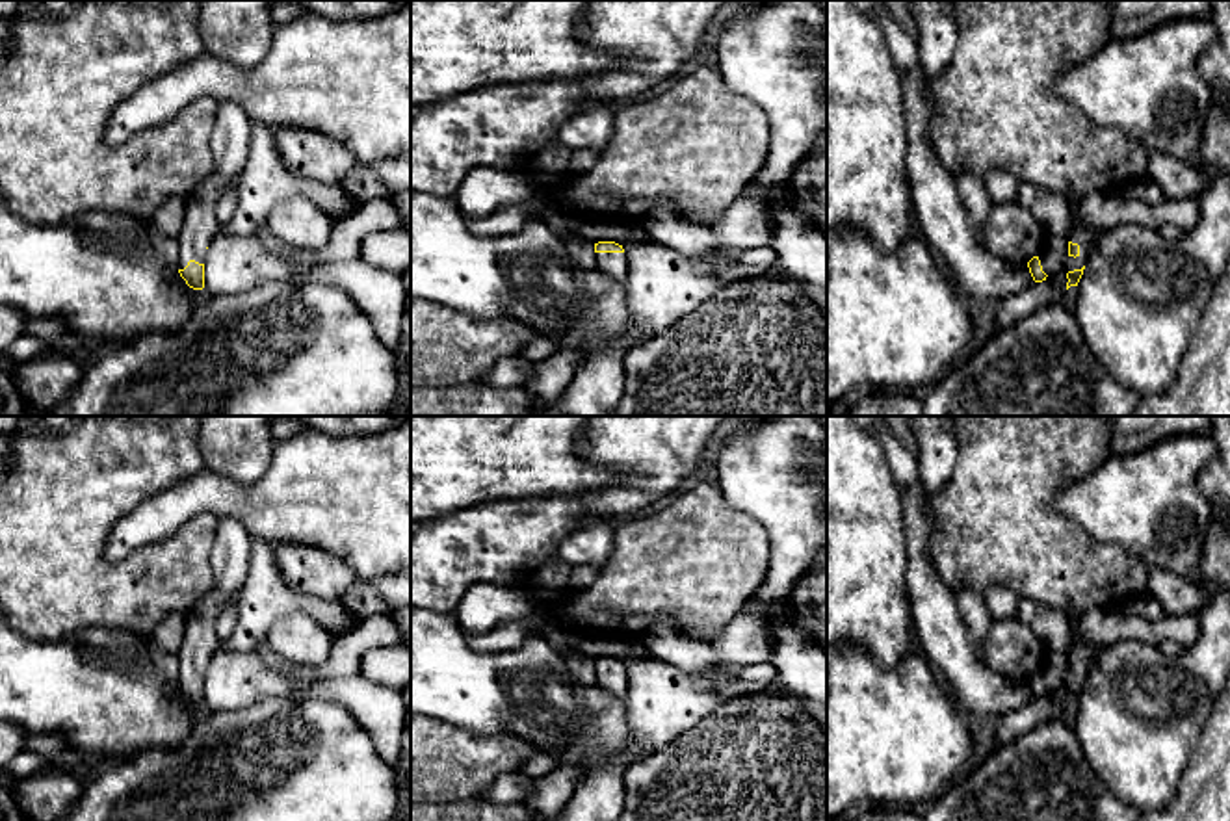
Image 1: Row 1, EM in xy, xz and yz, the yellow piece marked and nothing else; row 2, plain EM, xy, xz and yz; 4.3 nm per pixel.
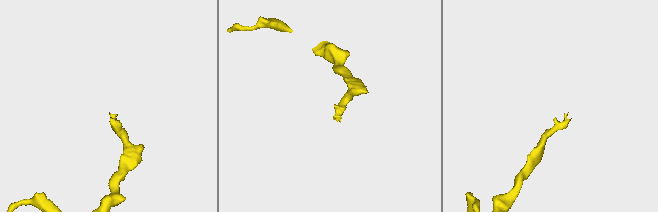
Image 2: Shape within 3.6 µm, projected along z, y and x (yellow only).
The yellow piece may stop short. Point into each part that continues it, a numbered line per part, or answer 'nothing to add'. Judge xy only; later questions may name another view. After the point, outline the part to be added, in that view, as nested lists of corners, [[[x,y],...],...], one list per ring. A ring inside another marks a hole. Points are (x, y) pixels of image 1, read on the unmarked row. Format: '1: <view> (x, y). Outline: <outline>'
1: xy (231, 550). Outline: [[[219,518],[210,555],[216,587],[188,615],[186,635],[177,652],[180,659],[178,685],[184,685],[190,676],[204,680],[206,663],[221,645],[216,633],[217,617],[225,606],[234,604],[247,578],[249,559],[251,537],[245,526],[232,518]]]

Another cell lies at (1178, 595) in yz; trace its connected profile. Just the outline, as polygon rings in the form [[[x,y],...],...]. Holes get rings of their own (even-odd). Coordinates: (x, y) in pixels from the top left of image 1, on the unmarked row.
[[[1150,568],[1148,593],[1161,604],[1165,617],[1182,617],[1206,600],[1195,578],[1165,568]]]

